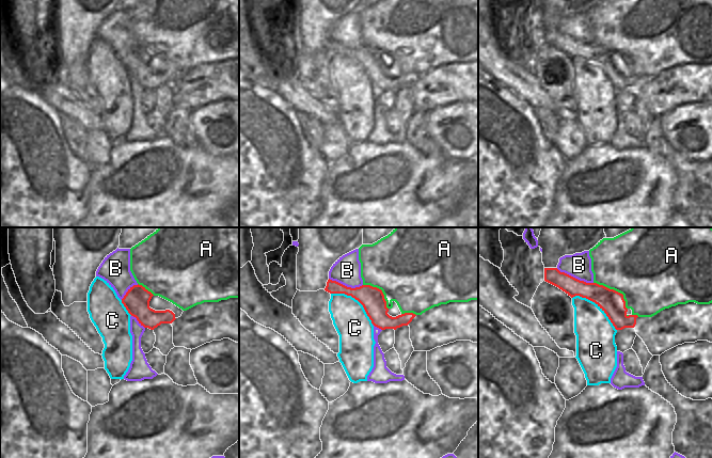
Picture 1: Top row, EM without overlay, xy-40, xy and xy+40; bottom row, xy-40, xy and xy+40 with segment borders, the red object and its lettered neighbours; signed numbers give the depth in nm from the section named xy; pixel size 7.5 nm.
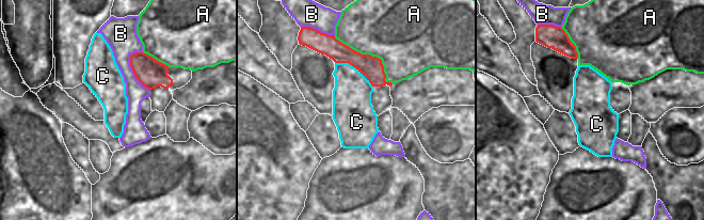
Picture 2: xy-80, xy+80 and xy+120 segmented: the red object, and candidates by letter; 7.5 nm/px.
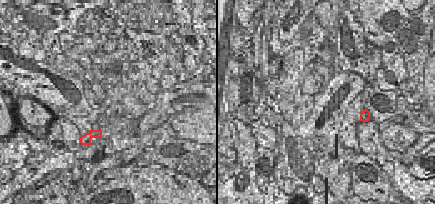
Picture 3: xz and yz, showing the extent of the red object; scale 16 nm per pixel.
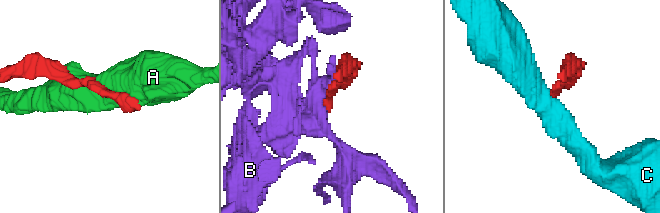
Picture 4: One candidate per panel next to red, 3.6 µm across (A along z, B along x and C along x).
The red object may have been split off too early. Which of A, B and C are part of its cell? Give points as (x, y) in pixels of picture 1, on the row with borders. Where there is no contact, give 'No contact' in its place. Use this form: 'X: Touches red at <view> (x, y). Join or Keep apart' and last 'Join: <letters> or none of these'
A: Touches red at xy+40 (615, 290). Keep apart
B: Touches red at xy+40 (574, 278). Keep apart
C: Touches red at xy+40 (598, 305). Keep apart
Join: none of these.

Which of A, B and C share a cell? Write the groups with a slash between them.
A / B / C

